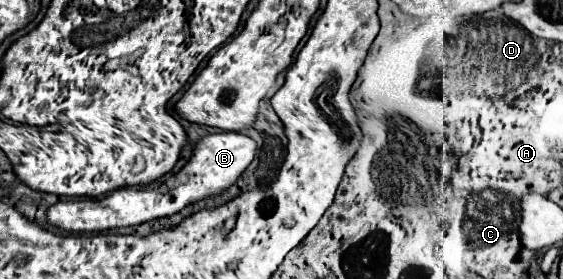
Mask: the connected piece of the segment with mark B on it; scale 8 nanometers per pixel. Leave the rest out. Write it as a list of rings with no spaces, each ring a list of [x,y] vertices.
[[[213,133],[199,139],[191,151],[189,161],[183,165],[181,171],[171,175],[161,187],[157,189],[133,189],[121,187],[113,193],[105,195],[103,199],[81,199],[81,201],[67,201],[57,203],[47,211],[49,223],[73,231],[73,233],[95,233],[115,227],[129,227],[139,225],[157,217],[167,217],[181,211],[185,205],[199,201],[209,195],[217,195],[231,187],[237,177],[249,167],[255,157],[253,141],[241,133]]]

